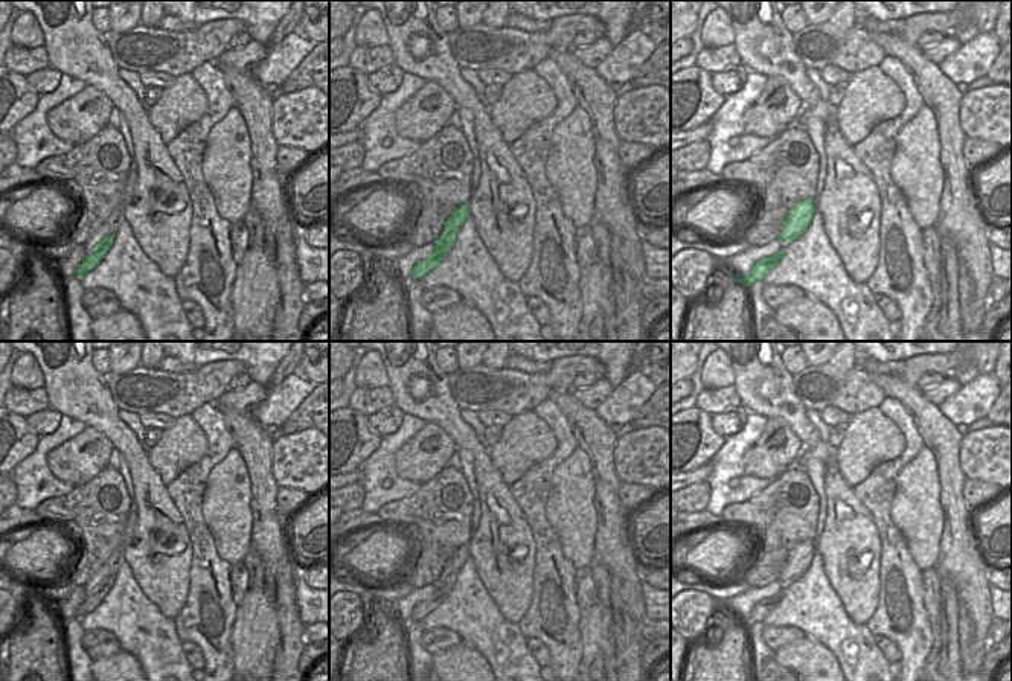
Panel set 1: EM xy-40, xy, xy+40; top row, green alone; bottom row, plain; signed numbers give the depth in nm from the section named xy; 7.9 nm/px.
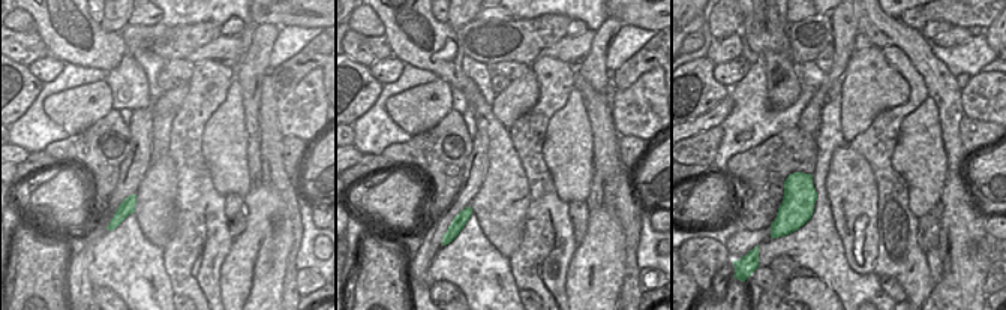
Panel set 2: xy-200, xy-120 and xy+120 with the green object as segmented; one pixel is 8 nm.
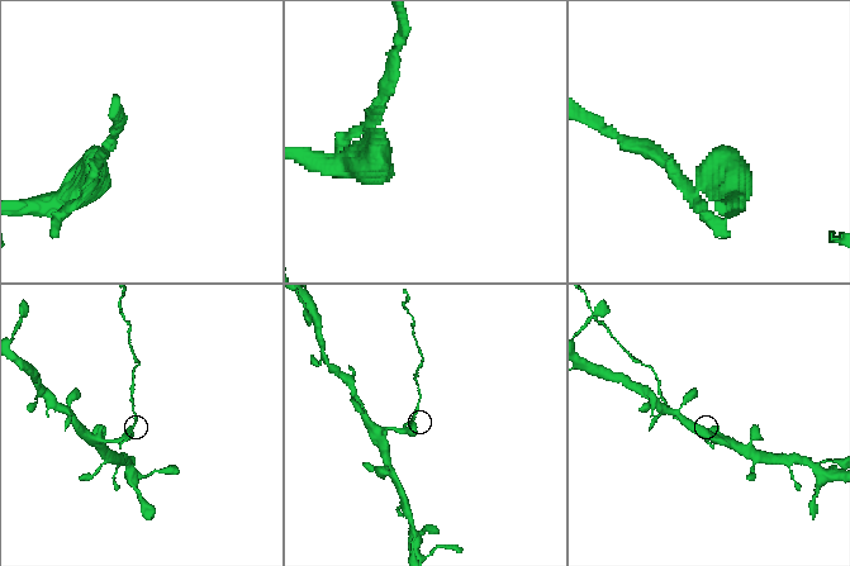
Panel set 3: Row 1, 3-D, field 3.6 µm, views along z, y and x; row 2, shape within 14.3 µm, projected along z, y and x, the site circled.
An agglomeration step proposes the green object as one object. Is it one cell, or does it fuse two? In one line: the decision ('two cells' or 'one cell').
two cells

